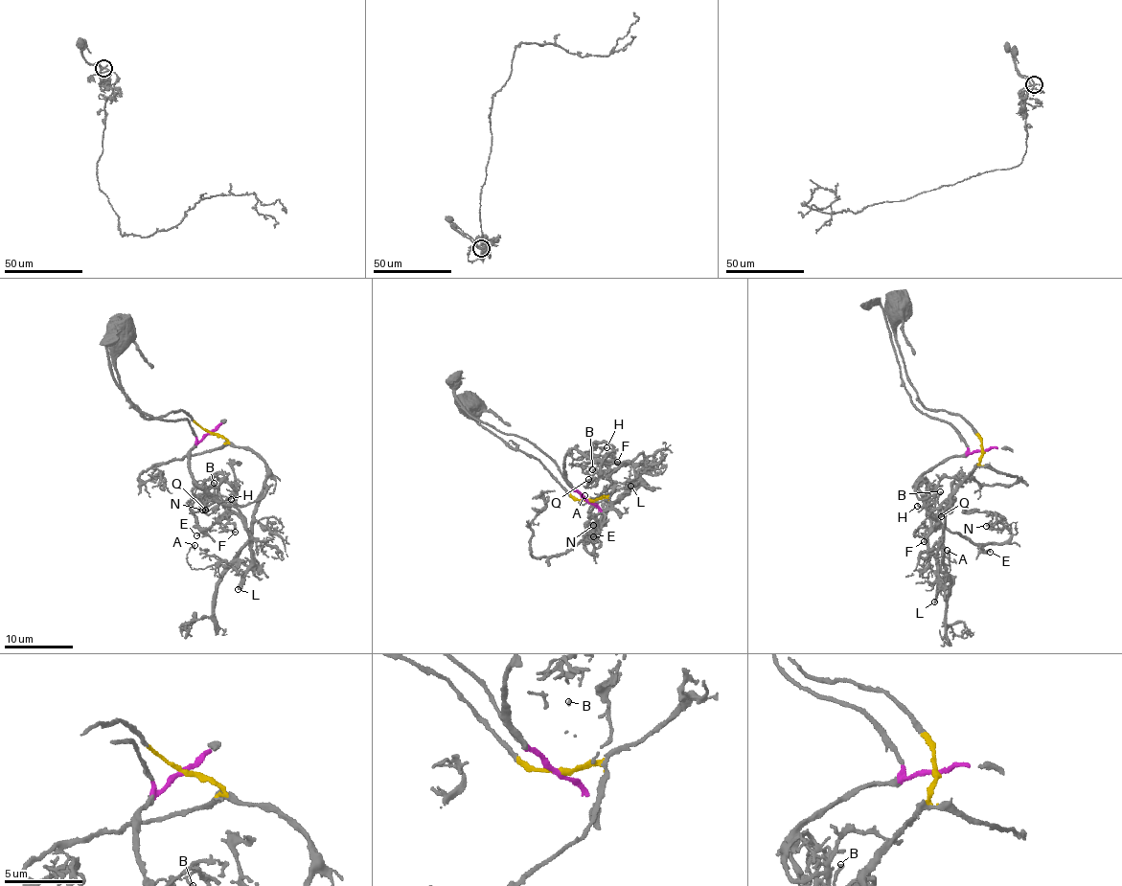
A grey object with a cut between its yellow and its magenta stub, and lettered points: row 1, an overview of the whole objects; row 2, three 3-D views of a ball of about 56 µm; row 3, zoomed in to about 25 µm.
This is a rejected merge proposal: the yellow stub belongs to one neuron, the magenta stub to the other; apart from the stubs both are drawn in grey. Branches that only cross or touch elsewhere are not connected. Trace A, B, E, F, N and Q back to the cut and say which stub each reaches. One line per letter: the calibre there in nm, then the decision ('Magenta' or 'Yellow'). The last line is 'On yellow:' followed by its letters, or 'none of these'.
A: Thickness 110 nm. Yellow
B: Thickness 200 nm. Magenta
E: Thickness 150 nm. Magenta
F: Thickness 170 nm. Magenta
N: Thickness 160 nm. Magenta
Q: Thickness 130 nm. Magenta
On yellow: A

